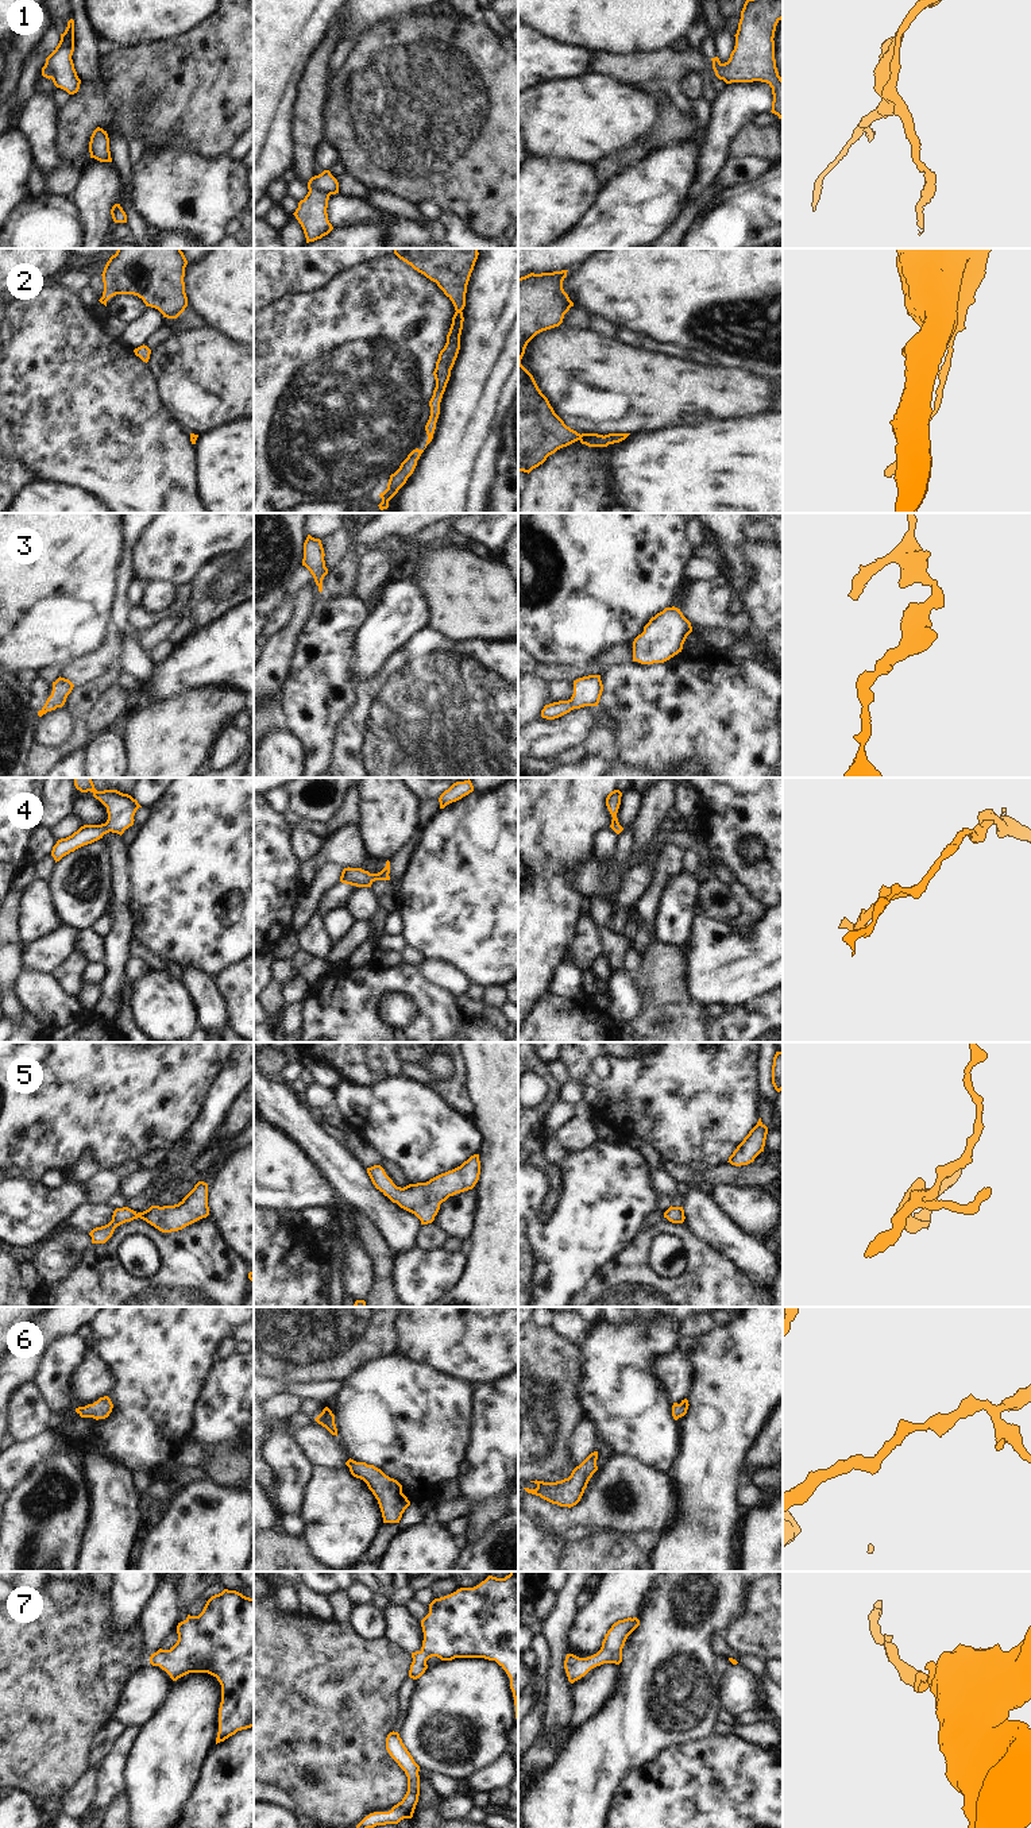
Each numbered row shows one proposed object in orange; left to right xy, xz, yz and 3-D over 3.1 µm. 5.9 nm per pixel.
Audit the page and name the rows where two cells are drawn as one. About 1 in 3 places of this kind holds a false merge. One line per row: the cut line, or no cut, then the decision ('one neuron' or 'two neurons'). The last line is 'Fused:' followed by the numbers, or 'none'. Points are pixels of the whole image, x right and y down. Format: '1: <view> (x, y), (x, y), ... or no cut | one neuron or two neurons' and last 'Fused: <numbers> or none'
1: xz (309, 181), (329, 195) | two neurons
2: no cut | one neuron
3: no cut | one neuron
4: no cut | one neuron
5: no cut | one neuron
6: no cut | one neuron
7: no cut | one neuron
Fused: 1

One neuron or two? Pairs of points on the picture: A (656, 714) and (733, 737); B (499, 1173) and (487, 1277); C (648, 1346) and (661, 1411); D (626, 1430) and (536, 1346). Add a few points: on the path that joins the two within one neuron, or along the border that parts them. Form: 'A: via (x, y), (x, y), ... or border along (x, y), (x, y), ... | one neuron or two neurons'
A: via (675, 720), (714, 720) | one neuron
B: via (499, 1199), (499, 1252) | one neuron
C: via (643, 1362), (643, 1392), (645, 1395) | one neuron
D: border along (580, 1354), (580, 1398), (586, 1416) | two neurons

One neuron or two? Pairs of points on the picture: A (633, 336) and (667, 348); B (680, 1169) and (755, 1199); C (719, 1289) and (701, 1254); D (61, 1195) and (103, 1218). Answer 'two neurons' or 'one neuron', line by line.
A: one neuron
B: two neurons
C: one neuron
D: two neurons

